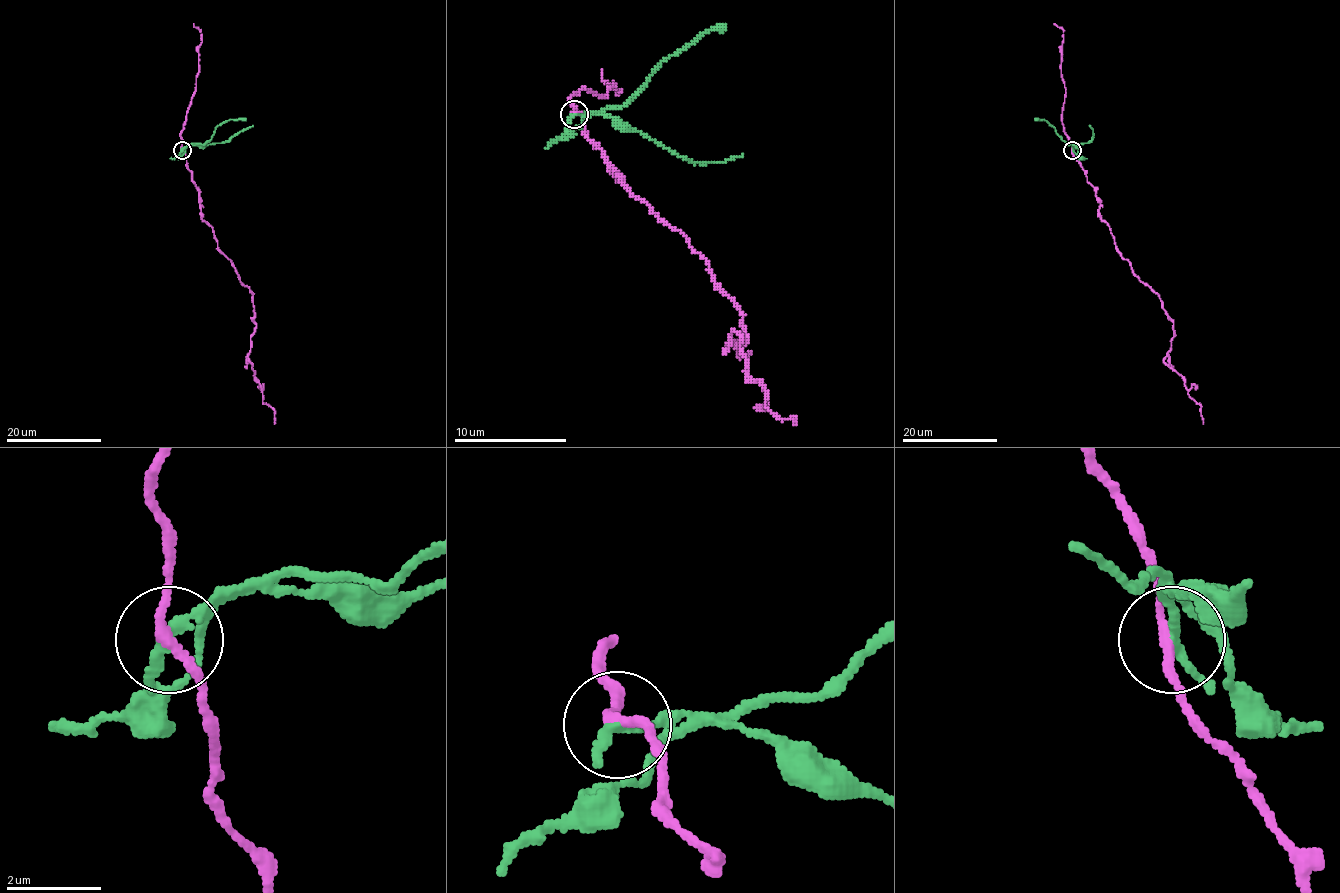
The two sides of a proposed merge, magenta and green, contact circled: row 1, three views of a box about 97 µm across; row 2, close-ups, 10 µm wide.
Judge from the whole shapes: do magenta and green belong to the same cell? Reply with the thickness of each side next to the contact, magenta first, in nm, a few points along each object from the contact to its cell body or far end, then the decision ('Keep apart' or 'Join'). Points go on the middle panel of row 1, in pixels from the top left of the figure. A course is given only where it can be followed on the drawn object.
Thickness 200 nm (magenta) against 200 nm. Course of magenta: (573, 114), (616, 179), (703, 258), (742, 317), (751, 354), (731, 340), (745, 374), (793, 424). Course of green: (573, 114), (624, 106), (644, 86), (652, 72), (672, 55), (725, 24). Keep apart

